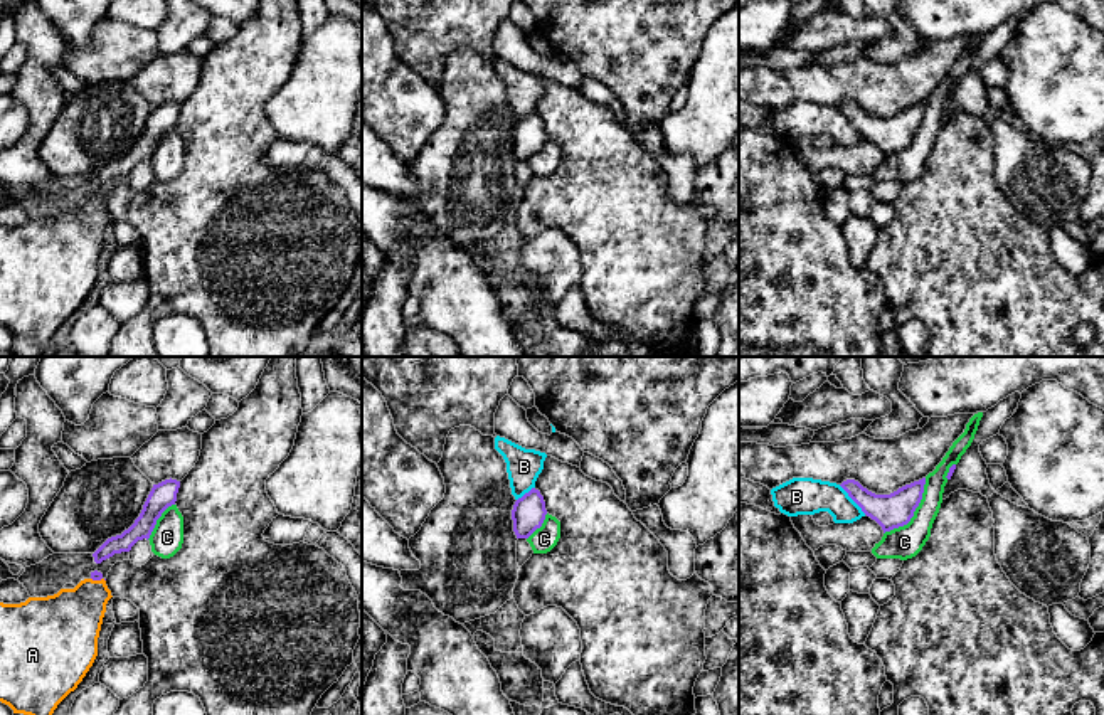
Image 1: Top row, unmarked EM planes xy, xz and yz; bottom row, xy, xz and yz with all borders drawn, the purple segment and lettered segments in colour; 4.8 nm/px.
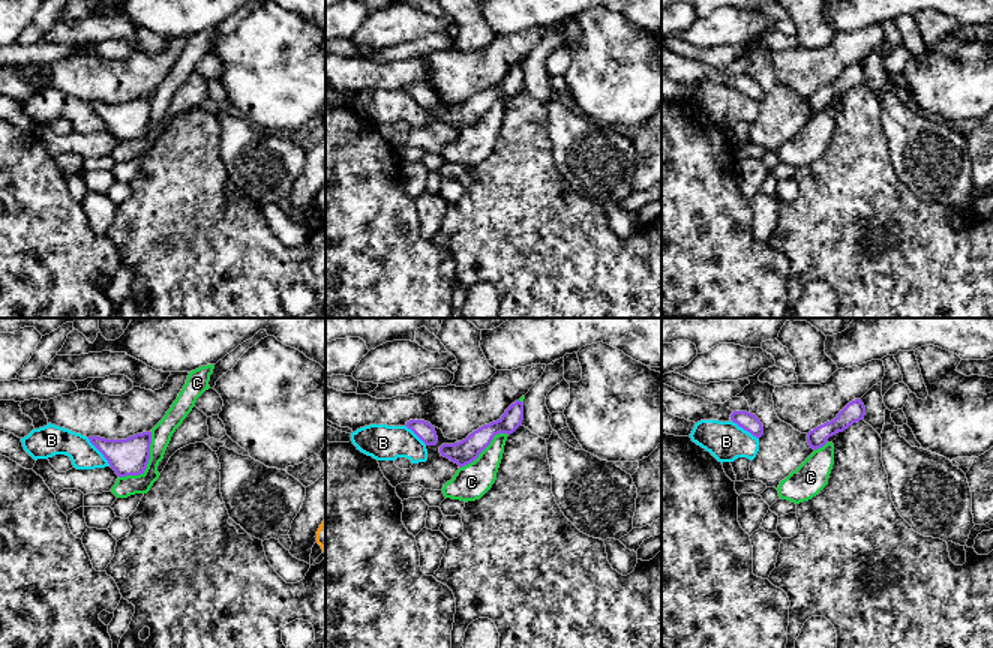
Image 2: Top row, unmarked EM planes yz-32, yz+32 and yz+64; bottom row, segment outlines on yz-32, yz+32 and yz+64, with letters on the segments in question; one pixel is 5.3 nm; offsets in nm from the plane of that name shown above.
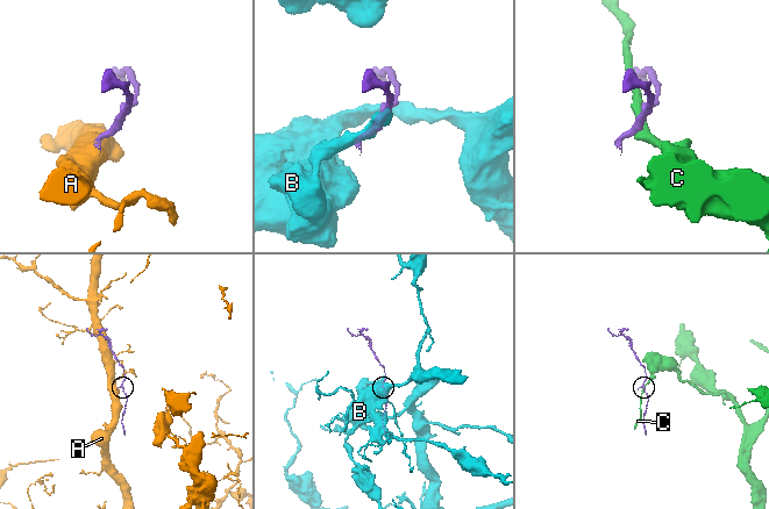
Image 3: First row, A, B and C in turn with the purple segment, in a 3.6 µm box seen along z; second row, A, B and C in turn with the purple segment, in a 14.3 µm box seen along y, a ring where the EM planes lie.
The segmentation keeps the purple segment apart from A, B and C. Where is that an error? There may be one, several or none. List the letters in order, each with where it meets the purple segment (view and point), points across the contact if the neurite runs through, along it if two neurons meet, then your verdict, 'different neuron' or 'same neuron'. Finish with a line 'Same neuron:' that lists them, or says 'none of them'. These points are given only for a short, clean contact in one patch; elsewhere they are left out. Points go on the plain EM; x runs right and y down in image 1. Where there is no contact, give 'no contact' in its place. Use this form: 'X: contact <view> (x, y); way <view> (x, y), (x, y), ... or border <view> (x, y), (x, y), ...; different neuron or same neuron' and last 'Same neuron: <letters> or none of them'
A: contact xy (98, 202); way xy (96, 199), (98, 202), (84, 229), (69, 244); same neuron
B: contact yz (852, 121); different neuron
C: contact yz (914, 133); different neuron
Same neuron: A

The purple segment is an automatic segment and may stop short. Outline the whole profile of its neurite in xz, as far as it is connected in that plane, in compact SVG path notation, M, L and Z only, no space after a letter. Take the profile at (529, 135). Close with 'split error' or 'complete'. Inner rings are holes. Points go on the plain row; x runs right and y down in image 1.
M532 111L518 121L512 133L513 155L517 162L528 162L542 150L545 138L545 124L539 113Z | complete

